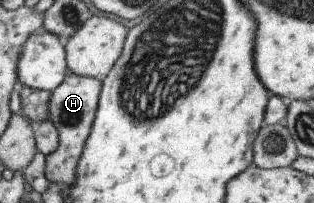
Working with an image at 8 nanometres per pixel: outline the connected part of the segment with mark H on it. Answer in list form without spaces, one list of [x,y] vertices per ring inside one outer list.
[[[70,72],[62,78],[62,82],[54,90],[50,91],[48,116],[50,124],[57,132],[57,149],[45,156],[43,176],[48,182],[66,184],[66,186],[74,182],[75,166],[92,127],[99,92],[100,81],[96,78],[78,76]]]

